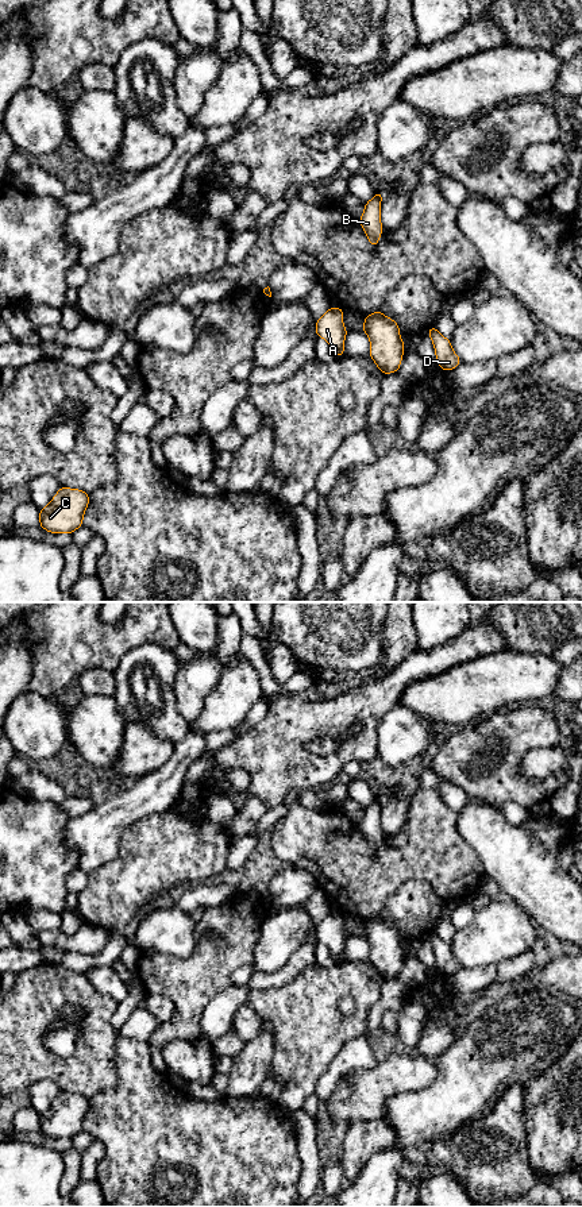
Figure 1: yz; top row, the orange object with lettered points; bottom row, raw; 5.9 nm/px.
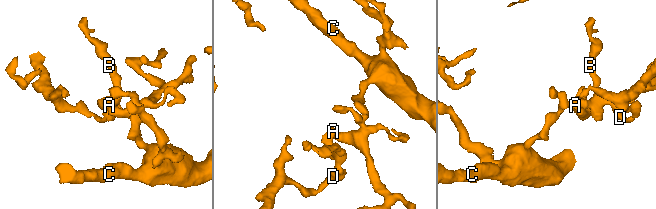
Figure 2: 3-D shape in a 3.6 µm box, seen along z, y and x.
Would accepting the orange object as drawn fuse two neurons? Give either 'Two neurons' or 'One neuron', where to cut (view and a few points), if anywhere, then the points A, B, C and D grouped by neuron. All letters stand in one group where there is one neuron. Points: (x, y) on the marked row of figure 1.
Two neurons. Split along yz (363, 324), (366, 331). Groups: A C / B D

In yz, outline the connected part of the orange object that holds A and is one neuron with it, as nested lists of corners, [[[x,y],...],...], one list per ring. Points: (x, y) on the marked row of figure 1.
[[[332,306],[315,325],[317,338],[327,340],[338,358],[346,356],[343,344],[348,331],[343,325],[343,316],[343,309]]]

